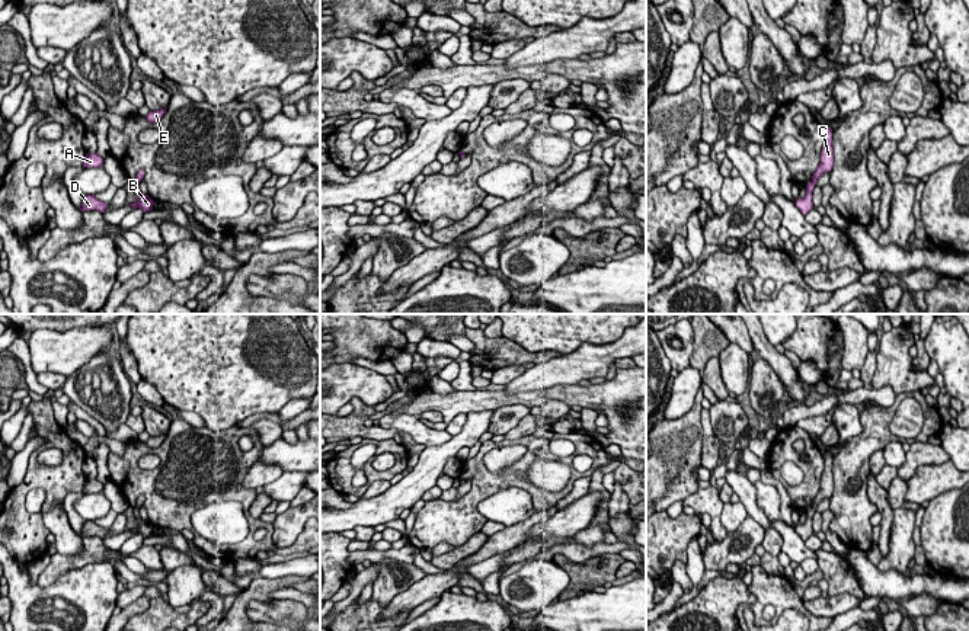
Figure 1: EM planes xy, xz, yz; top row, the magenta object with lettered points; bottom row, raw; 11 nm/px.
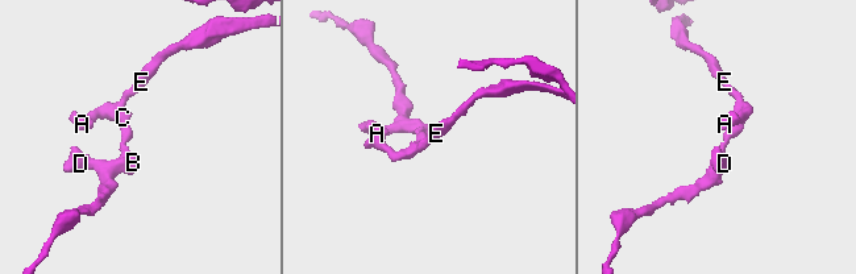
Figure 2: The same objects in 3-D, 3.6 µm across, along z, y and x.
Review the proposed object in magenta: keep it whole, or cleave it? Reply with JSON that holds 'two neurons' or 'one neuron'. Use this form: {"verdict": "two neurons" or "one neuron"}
{"verdict": "one neuron"}

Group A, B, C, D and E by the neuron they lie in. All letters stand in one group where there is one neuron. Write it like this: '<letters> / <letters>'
A B C D E

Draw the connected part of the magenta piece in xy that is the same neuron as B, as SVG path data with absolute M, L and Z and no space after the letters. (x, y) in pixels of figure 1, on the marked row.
M138 170L137 176L135 176L135 180L134 180L134 189L137 192L137 202L135 204L128 204L129 206L132 206L134 209L135 208L141 208L143 212L148 212L153 209L153 205L154 205L154 201L148 196L148 195L144 195L141 190L140 190L140 186L138 183L143 180L144 177L144 170Z

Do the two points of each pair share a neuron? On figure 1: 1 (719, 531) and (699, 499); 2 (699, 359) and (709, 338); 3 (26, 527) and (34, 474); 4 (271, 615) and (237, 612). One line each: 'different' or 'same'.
1: same
2: same
3: same
4: different

